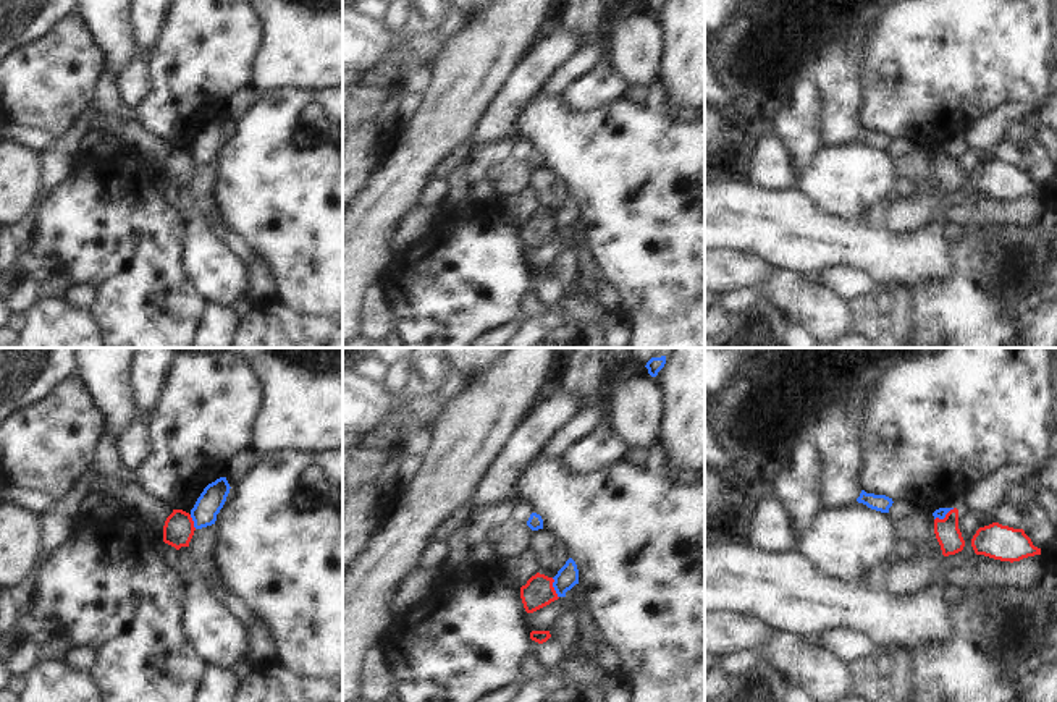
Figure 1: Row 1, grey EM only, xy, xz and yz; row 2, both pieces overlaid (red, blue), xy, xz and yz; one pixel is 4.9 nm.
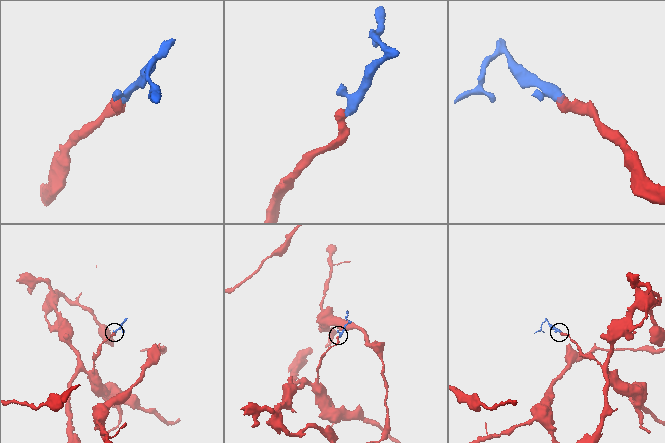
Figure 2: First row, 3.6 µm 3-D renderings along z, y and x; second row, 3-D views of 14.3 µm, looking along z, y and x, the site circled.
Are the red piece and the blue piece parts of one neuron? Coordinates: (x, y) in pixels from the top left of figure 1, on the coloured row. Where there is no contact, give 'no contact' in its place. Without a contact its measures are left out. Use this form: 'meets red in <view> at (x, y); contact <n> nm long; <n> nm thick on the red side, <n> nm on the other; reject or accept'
meets red in xz at (553, 587); contact 110 nm long; 150 nm thick on the red side, 110 nm on the other; reject

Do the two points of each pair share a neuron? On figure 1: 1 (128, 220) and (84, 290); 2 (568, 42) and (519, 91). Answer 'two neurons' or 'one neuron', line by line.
1: two neurons
2: one neuron

